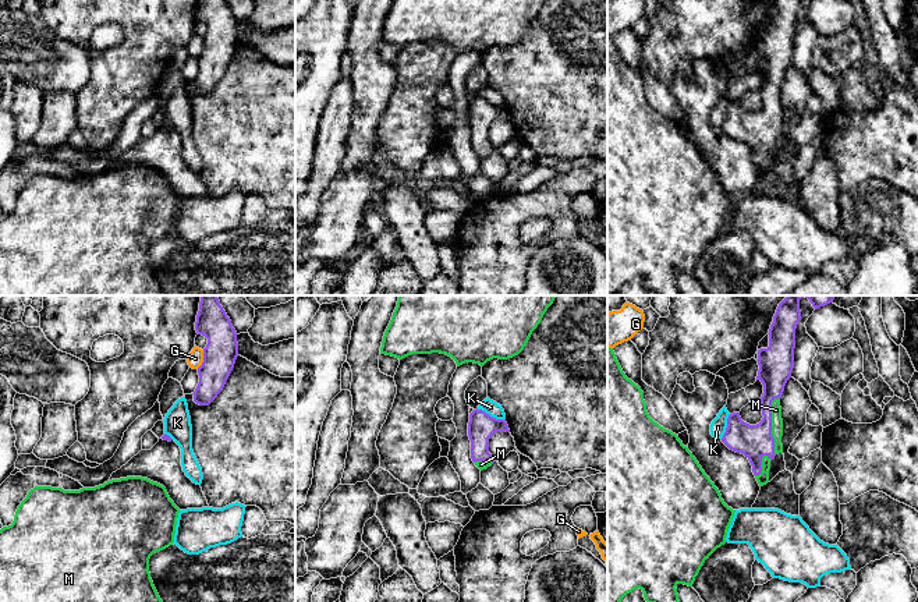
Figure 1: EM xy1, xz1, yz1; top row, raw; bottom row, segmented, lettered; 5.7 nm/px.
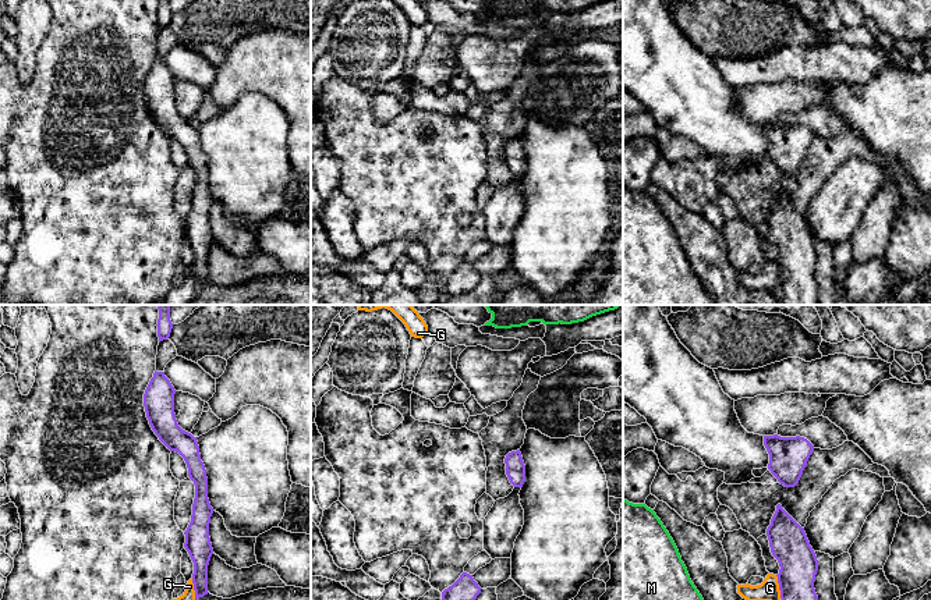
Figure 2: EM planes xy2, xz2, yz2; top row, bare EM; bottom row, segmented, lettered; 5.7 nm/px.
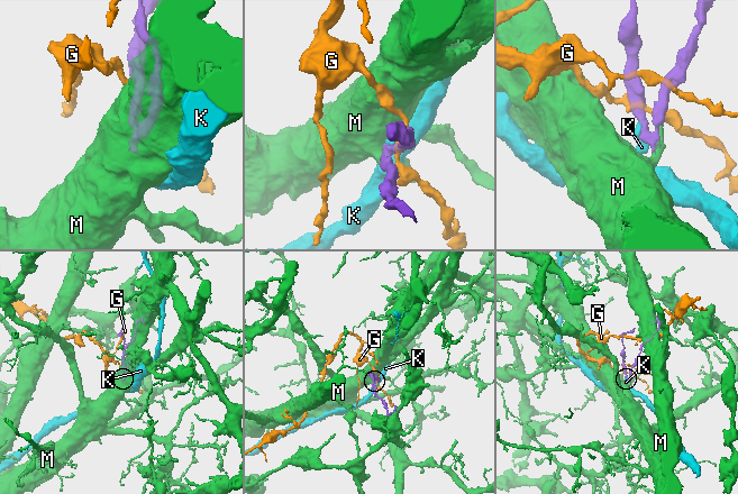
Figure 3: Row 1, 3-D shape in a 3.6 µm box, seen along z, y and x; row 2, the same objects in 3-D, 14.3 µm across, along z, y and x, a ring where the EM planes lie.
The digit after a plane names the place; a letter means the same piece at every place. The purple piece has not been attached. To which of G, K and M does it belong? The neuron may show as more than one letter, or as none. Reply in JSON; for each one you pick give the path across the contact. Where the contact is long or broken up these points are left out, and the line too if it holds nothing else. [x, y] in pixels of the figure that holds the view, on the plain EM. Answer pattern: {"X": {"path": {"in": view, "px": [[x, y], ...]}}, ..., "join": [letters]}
{"M": {"path": {"in": "yz1", "px": [[754, 130], [771, 113], [772, 102], [776, 98]]}}, "join": ["M"]}

